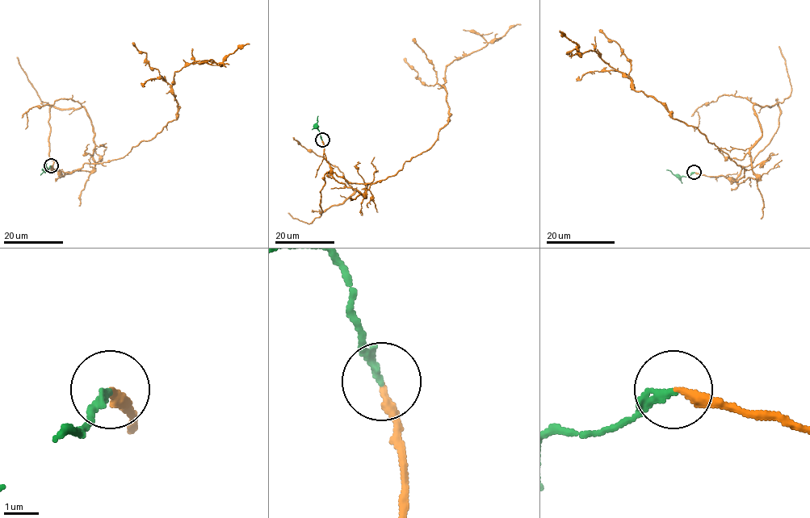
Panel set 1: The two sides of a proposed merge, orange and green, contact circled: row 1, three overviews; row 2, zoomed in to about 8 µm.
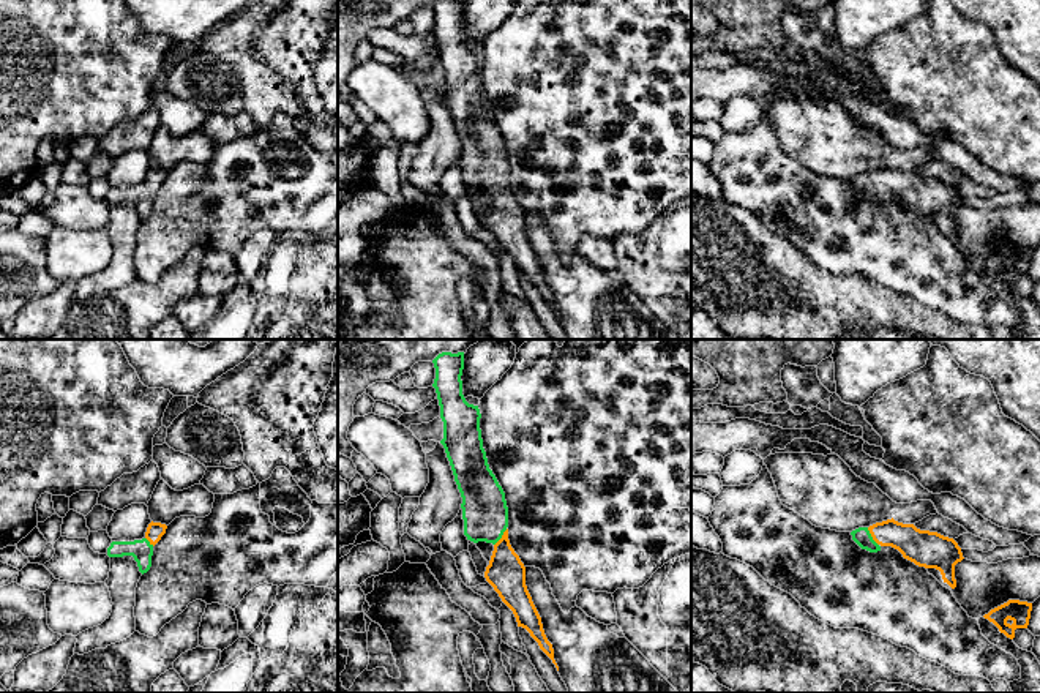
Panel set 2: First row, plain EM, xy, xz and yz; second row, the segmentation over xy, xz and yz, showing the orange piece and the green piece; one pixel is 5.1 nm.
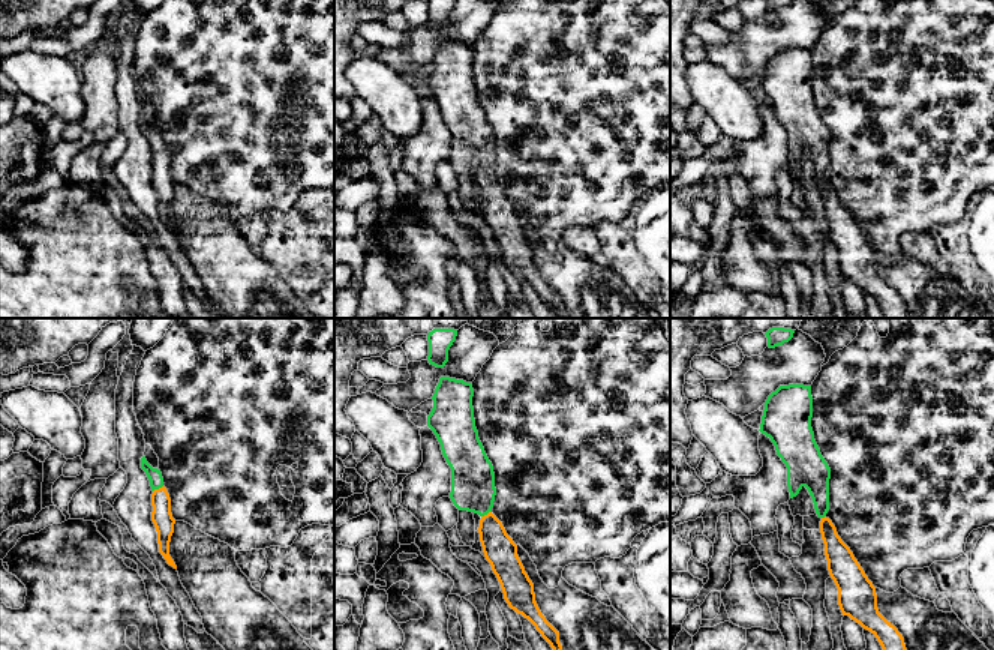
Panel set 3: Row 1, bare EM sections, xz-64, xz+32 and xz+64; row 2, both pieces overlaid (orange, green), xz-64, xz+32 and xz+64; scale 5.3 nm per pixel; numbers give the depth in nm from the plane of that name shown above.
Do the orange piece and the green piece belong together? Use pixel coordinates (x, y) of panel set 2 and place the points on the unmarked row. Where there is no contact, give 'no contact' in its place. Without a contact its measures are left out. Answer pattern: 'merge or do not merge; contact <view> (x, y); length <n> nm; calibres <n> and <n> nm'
merge; contact yz (871, 182); length 110 nm; calibres 170 and 90 nm

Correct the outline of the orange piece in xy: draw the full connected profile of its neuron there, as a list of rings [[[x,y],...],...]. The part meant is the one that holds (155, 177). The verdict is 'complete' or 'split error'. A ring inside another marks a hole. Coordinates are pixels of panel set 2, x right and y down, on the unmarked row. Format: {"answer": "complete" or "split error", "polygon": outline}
{"answer": "split error", "polygon": [[[150,169],[142,186],[134,188],[112,188],[107,194],[109,204],[133,202],[137,208],[139,218],[144,221],[152,213],[153,193],[166,180],[167,172],[161,169]]]}

